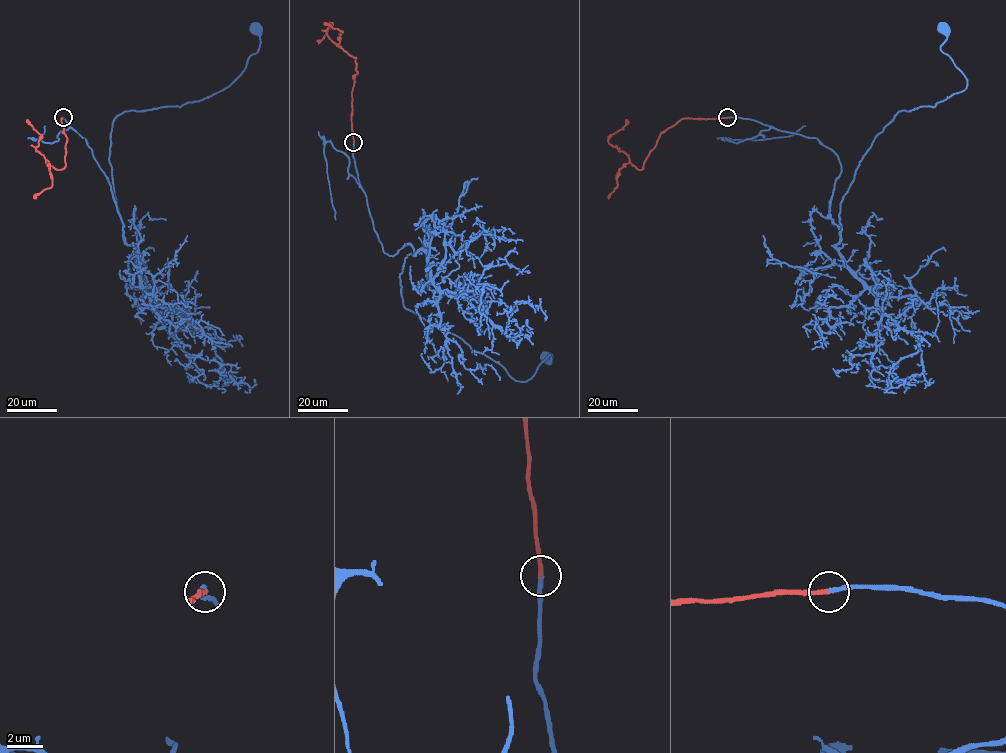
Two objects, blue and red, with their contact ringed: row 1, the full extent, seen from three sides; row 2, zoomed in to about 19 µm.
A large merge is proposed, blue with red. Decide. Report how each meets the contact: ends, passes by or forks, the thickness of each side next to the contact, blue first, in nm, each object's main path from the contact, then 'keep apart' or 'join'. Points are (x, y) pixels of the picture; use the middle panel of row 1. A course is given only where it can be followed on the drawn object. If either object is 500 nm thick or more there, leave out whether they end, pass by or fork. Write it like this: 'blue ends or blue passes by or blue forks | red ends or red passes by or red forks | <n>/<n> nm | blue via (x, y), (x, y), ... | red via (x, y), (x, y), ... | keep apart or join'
blue ends | red ends | 240/240 nm | blue via (353, 142), (383, 250), (413, 249), (400, 273), (403, 306), (518, 381), (547, 356) | red via (353, 142), (351, 94), (357, 73), (356, 58), (329, 38), (326, 30), (329, 22), (331, 27), (317, 40) | join

